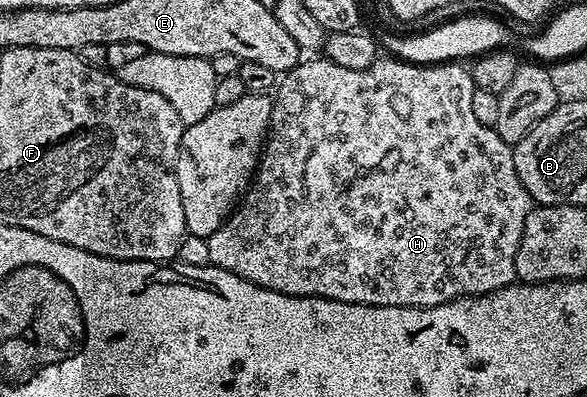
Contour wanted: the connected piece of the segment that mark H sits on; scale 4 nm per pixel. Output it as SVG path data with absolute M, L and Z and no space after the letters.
M313 56L308 60L298 62L296 68L289 70L280 79L275 90L273 101L272 126L269 129L268 141L265 143L264 151L260 157L260 163L256 169L252 183L245 191L239 205L229 215L220 228L207 238L209 244L208 261L220 270L231 272L251 284L259 284L268 290L274 290L280 294L290 294L300 298L330 298L340 302L351 304L367 304L368 306L438 306L453 302L457 298L475 298L479 294L495 292L504 286L514 285L517 273L515 272L515 252L519 252L519 240L523 236L523 224L527 224L527 216L535 205L532 196L523 188L519 180L519 172L515 172L515 160L513 159L513 147L501 139L496 129L487 124L479 124L475 117L475 108L471 104L471 96L475 89L473 75L468 69L465 70L461 64L418 64L406 62L396 56L385 56L373 63L370 70L356 70L355 68L343 68L335 64L330 58L324 56Z

